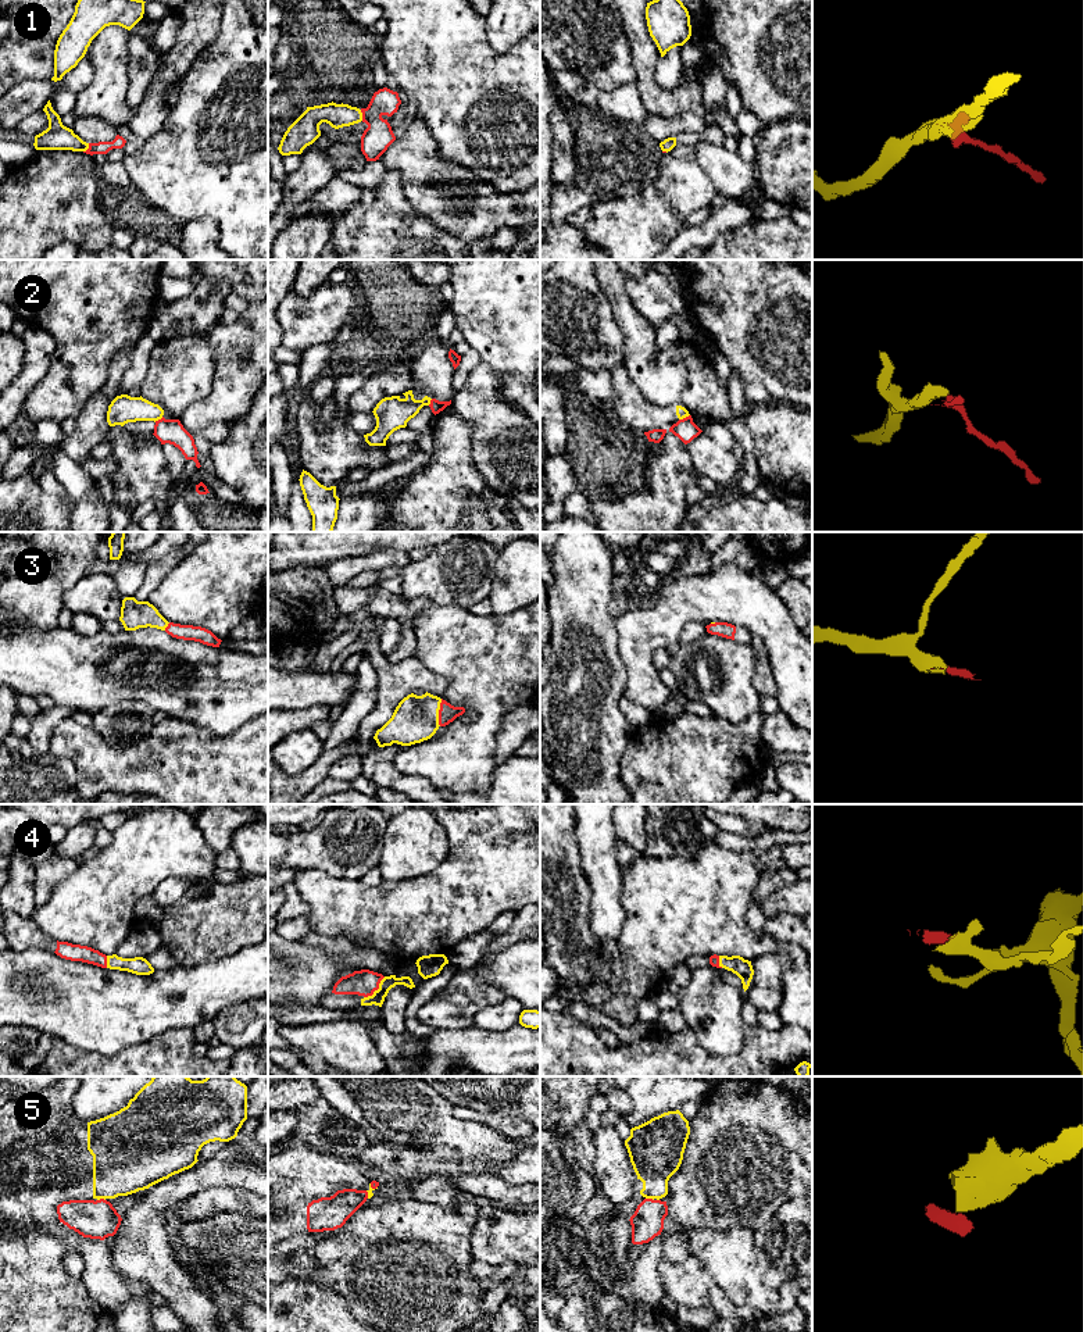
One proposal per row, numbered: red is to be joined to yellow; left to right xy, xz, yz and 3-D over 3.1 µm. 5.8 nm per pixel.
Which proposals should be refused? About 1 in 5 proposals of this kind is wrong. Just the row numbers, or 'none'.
2, 5

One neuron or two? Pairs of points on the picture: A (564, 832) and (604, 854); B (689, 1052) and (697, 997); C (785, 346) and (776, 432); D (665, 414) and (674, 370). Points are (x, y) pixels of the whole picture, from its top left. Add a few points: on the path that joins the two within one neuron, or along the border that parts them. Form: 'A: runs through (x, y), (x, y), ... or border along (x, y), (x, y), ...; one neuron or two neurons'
A: border along (575, 818), (575, 836), (583, 871); two neurons
B: border along (687, 1027), (708, 1050), (715, 1053); two neurons
C: border along (749, 403), (794, 404), (797, 407); two neurons
D: border along (637, 389), (654, 404), (681, 404), (690, 414); two neurons

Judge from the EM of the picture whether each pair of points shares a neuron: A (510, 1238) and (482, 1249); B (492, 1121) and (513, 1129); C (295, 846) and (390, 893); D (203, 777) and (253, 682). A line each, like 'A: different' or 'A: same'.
A: same
B: same
C: different
D: different

